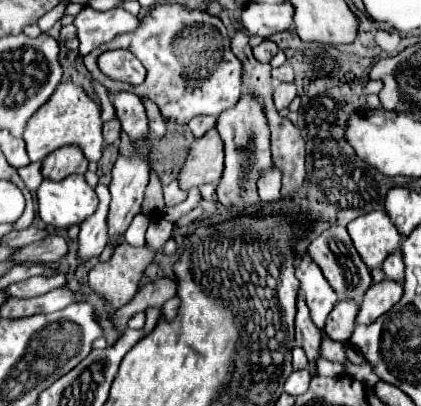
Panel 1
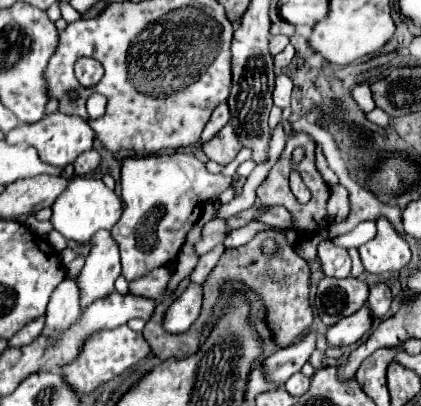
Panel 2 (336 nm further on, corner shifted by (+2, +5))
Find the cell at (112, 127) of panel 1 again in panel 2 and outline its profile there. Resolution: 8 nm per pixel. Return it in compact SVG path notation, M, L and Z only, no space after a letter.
M90 150L90 152L84 152L80 158L76 158L74 162L74 176L84 176L84 174L90 174L98 168L98 162L100 162L100 156L96 150Z

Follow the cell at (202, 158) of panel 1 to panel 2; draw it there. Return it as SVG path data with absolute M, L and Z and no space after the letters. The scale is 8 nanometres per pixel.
M228 124L228 126L224 126L212 140L208 140L208 142L204 142L204 154L210 158L210 160L214 160L214 162L218 162L218 164L230 164L234 158L236 158L236 154L240 152L240 142L238 142L238 136L236 136L236 132L234 132L234 128Z

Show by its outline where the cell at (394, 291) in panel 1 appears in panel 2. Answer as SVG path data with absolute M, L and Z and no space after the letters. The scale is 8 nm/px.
M364 306L360 308L356 314L344 318L344 320L338 320L334 326L330 326L330 330L326 332L326 342L330 346L350 346L354 342L358 342L372 326L372 320L370 320L370 310Z

